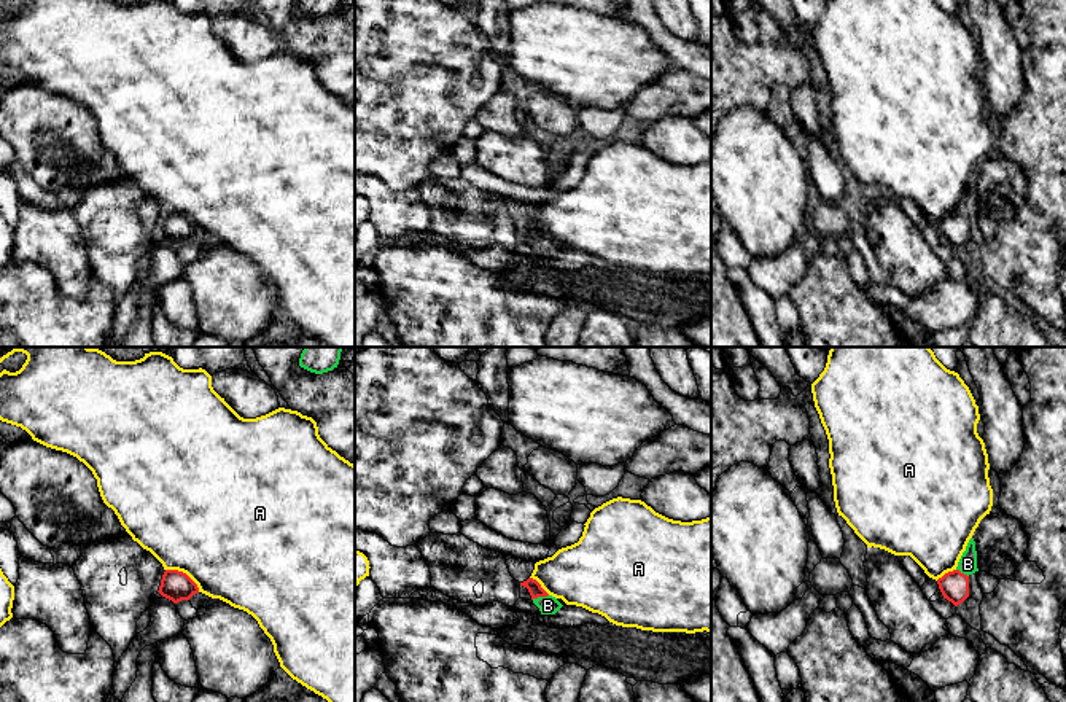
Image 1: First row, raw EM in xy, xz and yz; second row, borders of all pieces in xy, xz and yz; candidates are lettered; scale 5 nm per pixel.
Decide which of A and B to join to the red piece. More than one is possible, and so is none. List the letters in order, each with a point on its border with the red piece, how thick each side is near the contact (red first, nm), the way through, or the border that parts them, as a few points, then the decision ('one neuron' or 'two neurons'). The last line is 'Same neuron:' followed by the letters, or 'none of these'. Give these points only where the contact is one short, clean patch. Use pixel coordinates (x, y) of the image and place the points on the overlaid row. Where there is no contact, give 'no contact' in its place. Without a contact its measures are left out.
A: meets red in xy at (185, 573); 150 nm thick on the red side, 500 nm on the other; border along xy (166, 569), (183, 572), (199, 591); two neurons
B: meets red in xz at (540, 596); 70 nm thick on the red side, 100 nm on the other; runs through xz (535, 589), (540, 596), (548, 605); one neuron
Same neuron: B

